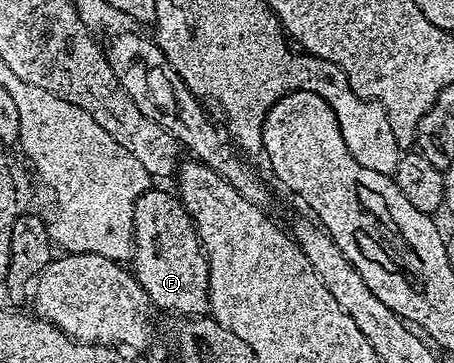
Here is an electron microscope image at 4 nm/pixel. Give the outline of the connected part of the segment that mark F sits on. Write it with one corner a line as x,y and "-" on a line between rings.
152,188
135,201
131,225
133,258
135,256
133,273
156,311
168,310
178,316
203,316
211,309
207,255
203,252
191,214
172,191
171,194

